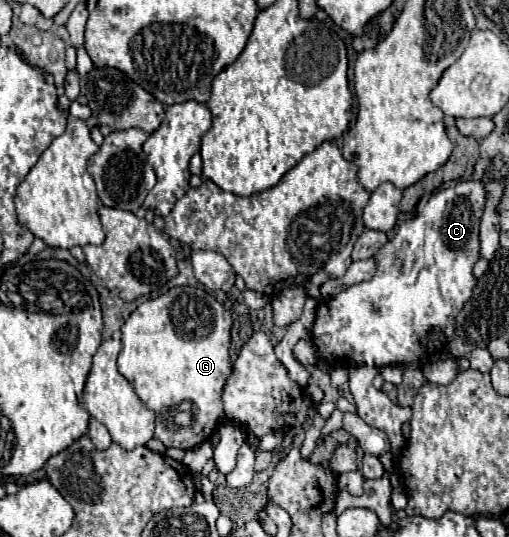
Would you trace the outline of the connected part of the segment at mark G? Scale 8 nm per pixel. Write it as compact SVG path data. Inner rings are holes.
M172 287L156 299L148 299L136 307L136 311L122 325L122 351L118 355L118 371L134 387L140 401L156 413L154 437L166 447L192 449L204 443L218 421L222 411L222 387L230 375L230 329L232 311L206 289Z

